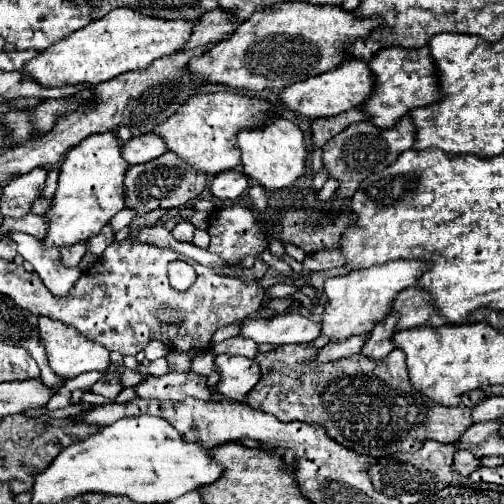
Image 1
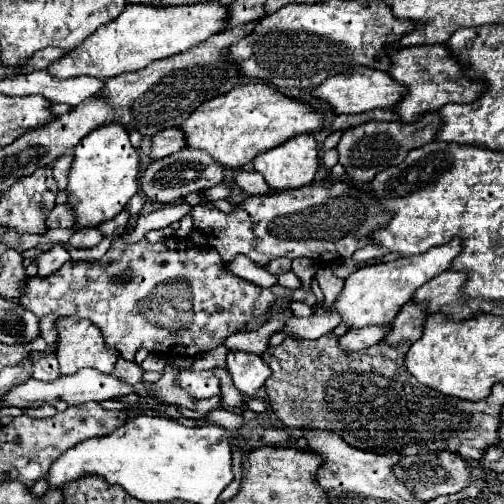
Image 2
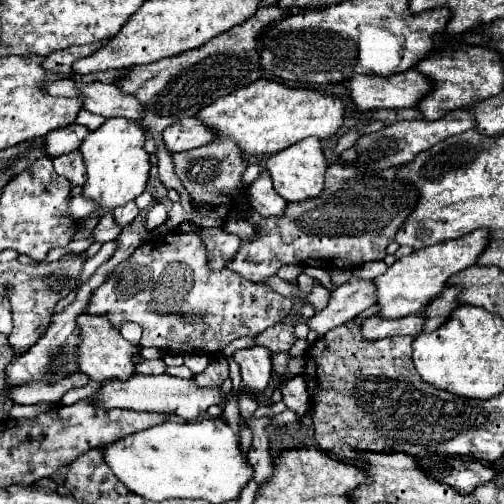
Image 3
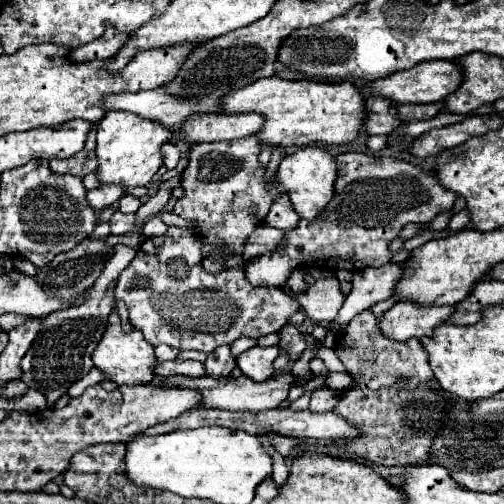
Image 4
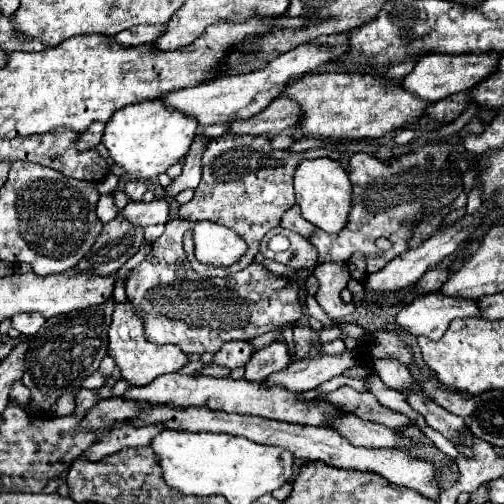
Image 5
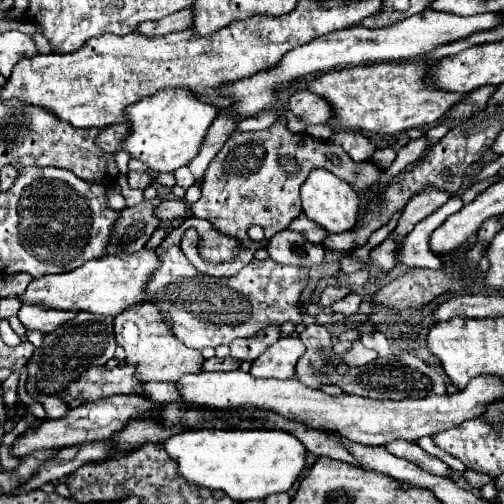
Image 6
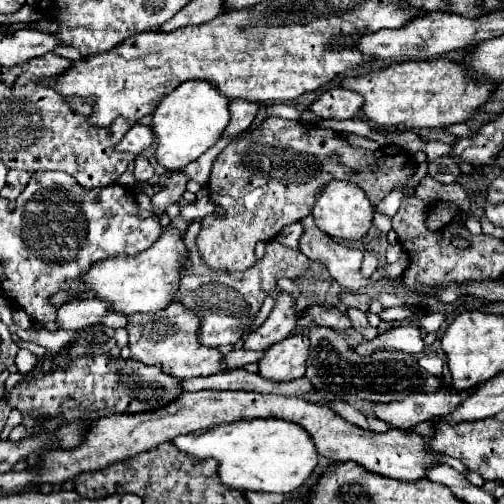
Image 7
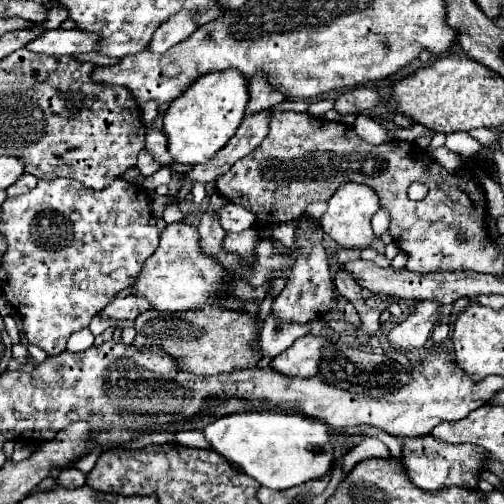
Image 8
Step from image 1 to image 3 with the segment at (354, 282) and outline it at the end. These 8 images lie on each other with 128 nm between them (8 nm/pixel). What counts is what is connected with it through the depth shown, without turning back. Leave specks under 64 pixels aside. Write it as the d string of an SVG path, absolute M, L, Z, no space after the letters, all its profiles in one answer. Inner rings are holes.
M476 230L470 234L464 234L456 240L448 240L444 244L422 248L420 252L412 252L406 258L396 260L382 276L374 278L376 288L376 306L378 316L384 320L396 320L404 318L408 314L416 314L432 296L438 296L444 288L444 280L452 276L452 272L460 272L476 262L476 256L484 250L484 244L488 242L488 232Z

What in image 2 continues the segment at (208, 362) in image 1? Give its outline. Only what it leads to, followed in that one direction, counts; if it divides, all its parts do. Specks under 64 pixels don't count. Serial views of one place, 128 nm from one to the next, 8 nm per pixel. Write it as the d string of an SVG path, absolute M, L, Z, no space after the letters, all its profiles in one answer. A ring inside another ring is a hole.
M214 368L212 372L214 372L216 376L220 376L220 390L222 390L224 408L228 408L228 410L240 408L240 406L242 406L242 394L234 388L228 370L226 370L226 368Z

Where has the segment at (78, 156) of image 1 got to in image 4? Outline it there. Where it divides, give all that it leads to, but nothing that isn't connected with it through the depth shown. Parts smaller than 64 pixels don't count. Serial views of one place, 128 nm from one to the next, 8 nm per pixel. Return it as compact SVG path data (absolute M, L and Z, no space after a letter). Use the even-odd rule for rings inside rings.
M108 112L98 124L96 138L96 176L100 184L116 184L122 188L146 186L162 166L160 146L170 140L172 132L168 128L162 128L162 124L144 120L140 116L132 116L130 112Z

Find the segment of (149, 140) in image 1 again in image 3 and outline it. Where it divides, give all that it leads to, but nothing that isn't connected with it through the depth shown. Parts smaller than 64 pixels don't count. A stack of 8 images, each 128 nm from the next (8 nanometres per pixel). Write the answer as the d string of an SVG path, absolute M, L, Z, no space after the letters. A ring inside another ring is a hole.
M178 120L176 124L164 130L164 146L170 154L192 150L212 142L212 132L200 124L200 120Z

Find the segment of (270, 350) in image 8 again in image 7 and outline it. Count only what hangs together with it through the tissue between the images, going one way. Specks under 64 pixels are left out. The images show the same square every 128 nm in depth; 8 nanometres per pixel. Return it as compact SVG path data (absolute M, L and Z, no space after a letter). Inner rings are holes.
M234 348L232 352L228 352L222 360L226 370L234 370L234 368L242 368L248 362L258 362L264 356L264 352L246 352L242 348Z

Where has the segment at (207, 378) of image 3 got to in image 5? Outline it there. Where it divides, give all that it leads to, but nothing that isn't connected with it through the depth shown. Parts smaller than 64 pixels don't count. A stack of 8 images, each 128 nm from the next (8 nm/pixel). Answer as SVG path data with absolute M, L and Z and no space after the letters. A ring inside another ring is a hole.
M226 342L214 354L214 364L234 370L238 366L244 366L250 360L250 354L252 354L252 348L248 342Z

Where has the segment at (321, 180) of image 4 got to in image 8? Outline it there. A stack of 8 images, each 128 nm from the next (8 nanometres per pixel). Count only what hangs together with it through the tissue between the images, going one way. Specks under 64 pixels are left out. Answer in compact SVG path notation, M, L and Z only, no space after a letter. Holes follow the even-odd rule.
M346 182L328 200L328 210L320 218L320 226L342 248L368 248L374 240L370 218L378 210L378 206L380 206L378 196L376 196L376 192L372 192L372 188L368 188L364 184Z

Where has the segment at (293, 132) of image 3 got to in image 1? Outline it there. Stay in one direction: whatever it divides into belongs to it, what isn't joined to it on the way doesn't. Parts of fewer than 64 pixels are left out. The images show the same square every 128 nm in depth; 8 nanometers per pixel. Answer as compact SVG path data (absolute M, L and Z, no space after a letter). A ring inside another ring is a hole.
M238 92L200 94L180 104L180 108L166 122L158 124L152 132L164 140L168 152L180 156L190 168L214 176L218 172L232 170L240 164L236 132L240 132L240 128L254 128L262 122L262 116L266 116L268 112L270 106L266 100L248 98Z

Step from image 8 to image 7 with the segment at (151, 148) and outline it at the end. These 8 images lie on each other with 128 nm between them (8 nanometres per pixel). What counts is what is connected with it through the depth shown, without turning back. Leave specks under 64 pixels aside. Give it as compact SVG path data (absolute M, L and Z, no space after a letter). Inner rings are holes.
M136 122L126 134L124 138L114 146L120 152L132 152L132 154L140 154L144 148L148 148L152 144L152 132L148 132L148 126Z

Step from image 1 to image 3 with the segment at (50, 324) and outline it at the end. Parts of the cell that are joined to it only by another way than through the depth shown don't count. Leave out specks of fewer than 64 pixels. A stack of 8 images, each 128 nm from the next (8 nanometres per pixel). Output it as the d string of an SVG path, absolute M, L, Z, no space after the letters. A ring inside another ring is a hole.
M84 314L84 316L78 316L78 328L80 328L80 344L78 344L78 352L76 352L76 358L78 358L78 370L82 374L86 374L90 380L98 380L98 382L104 382L104 380L110 380L110 378L130 378L134 372L134 360L132 360L132 354L136 352L136 348L126 342L122 338L120 332L116 332L106 320L104 316L90 316L90 314Z

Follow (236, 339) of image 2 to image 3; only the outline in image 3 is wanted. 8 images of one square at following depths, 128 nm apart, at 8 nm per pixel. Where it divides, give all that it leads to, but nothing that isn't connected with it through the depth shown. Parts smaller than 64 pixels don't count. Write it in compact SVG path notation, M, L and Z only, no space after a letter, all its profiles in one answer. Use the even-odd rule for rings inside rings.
M280 322L280 324L276 324L276 326L272 326L272 328L264 330L264 332L260 332L254 338L254 344L256 346L264 346L264 348L268 348L272 352L280 352L280 350L282 352L288 352L294 342L296 342L294 326L292 324L288 326L284 322Z

